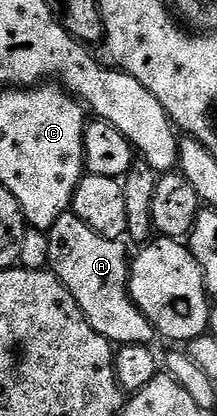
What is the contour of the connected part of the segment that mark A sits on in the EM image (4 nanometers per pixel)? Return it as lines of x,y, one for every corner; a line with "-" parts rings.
67,212
55,220
47,232
49,235
48,269
75,296
75,304
83,312
87,324
99,332
114,347
139,344
149,346
155,331
151,320
129,295
130,251
125,251
125,242
115,238
104,238
99,232
91,232
83,220

